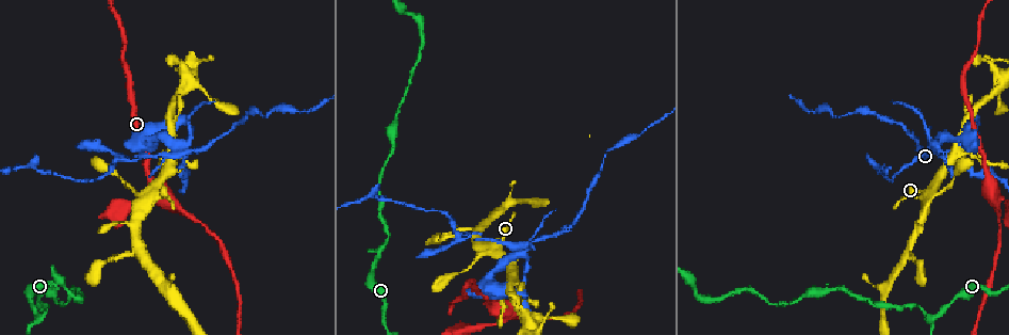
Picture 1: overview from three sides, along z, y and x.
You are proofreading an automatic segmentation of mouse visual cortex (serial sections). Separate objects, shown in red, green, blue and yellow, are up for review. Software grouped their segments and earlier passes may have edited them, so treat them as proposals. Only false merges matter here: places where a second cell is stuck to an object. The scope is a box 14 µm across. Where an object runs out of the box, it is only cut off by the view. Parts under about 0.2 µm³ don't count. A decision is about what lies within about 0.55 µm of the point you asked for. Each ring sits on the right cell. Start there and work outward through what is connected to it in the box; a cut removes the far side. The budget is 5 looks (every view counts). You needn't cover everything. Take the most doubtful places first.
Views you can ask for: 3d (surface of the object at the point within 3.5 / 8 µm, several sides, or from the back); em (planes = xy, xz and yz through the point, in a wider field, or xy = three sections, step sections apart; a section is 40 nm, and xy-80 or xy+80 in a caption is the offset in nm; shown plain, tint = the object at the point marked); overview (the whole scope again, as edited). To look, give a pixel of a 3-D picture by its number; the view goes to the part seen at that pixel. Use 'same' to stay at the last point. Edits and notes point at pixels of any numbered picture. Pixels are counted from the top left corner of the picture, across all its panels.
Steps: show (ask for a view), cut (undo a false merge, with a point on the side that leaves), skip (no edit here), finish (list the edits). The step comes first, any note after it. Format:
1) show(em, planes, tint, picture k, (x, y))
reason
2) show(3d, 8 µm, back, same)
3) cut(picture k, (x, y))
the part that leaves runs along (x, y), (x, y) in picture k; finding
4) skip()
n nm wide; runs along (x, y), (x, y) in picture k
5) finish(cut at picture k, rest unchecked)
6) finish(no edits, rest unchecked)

show(3d, 3.5 µm, picture 1, (917, 158))
sharp bend

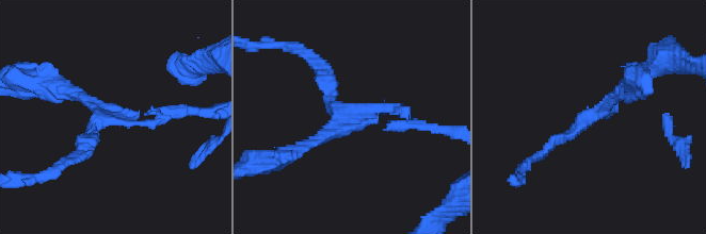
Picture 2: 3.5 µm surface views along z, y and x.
show(em, planes, tint, picture 2, (106, 113))

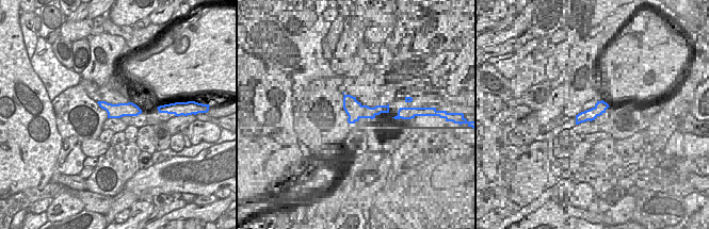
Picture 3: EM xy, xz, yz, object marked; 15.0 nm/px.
skip()
220 nm wide; runs along (407, 116), (381, 107), (348, 121), (322, 67) in picture 2; all the same cell

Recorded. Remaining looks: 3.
show(3d, 8 µm, picture 1, (519, 255))
arms part here

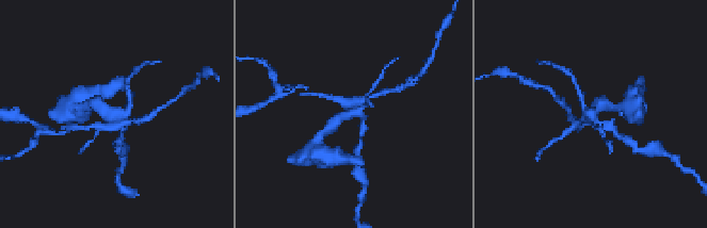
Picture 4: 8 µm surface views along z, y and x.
show(em, xy, step 5, tint, picture 4, (117, 117))

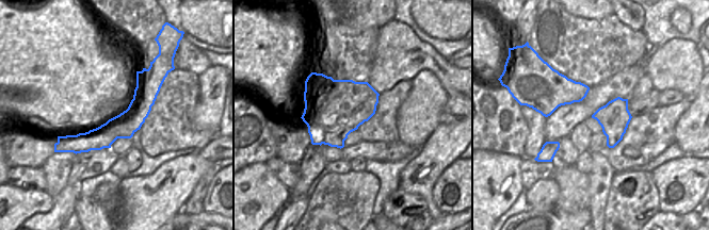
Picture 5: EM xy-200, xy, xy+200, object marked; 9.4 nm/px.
cut(picture 4, (353, 113))
the part that leaves runs along (353, 106), (355, 111), (328, 130) in picture 4; two cells meet here

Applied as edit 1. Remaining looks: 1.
finish(cut at picture 4, rest unchecked)

